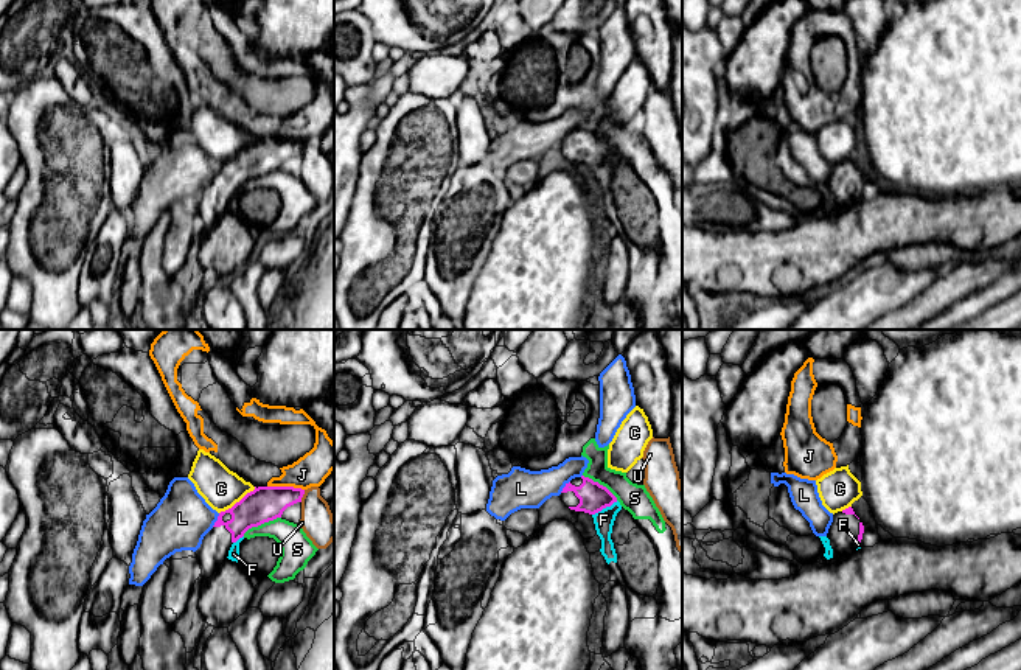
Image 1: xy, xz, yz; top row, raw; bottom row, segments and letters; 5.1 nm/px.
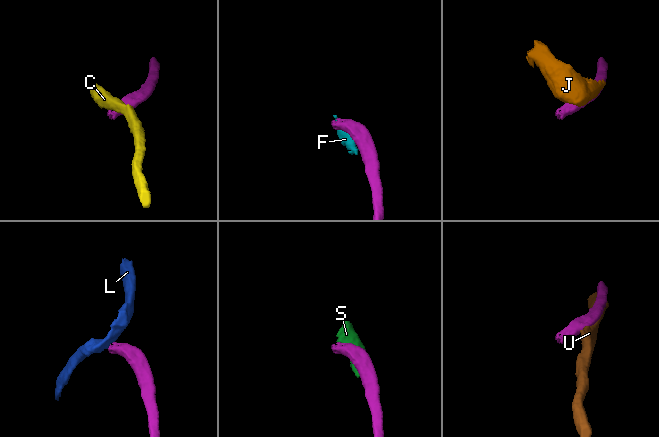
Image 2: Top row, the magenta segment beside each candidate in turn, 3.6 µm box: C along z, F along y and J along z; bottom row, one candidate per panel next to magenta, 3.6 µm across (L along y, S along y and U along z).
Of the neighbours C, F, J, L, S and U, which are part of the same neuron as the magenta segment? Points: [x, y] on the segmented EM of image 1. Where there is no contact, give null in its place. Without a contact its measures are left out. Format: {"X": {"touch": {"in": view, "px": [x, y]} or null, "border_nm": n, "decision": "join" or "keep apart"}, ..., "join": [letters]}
{"C": {"touch": {"in": "xy", "px": [236, 502]}, "border_nm": 240, "decision": "keep apart"}, "F": {"touch": {"in": "xz", "px": [605, 507]}, "border_nm": 150, "decision": "keep apart"}, "J": {"touch": {"in": "xy", "px": [286, 487]}, "border_nm": 190, "decision": "keep apart"}, "L": {"touch": {"in": "xy", "px": [218, 519]}, "border_nm": 80, "decision": "keep apart"}, "S": {"touch": {"in": "xy", "px": [261, 523]}, "border_nm": 220, "decision": "keep apart"}, "U": {"touch": {"in": "xy", "px": [302, 496]}, "border_nm": 70, "decision": "keep apart"}, "join": []}

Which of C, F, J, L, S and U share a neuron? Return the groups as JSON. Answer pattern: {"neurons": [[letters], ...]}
{"neurons": [["C"], ["F", "S"], ["J"], ["L"], ["U"]]}

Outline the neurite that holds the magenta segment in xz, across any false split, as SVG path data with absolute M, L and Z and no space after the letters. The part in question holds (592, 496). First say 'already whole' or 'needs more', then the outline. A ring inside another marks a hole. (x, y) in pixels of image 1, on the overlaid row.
needs more; M584 476L566 483L559 497L570 510L589 515L595 515L617 502L617 497L606 487Z

